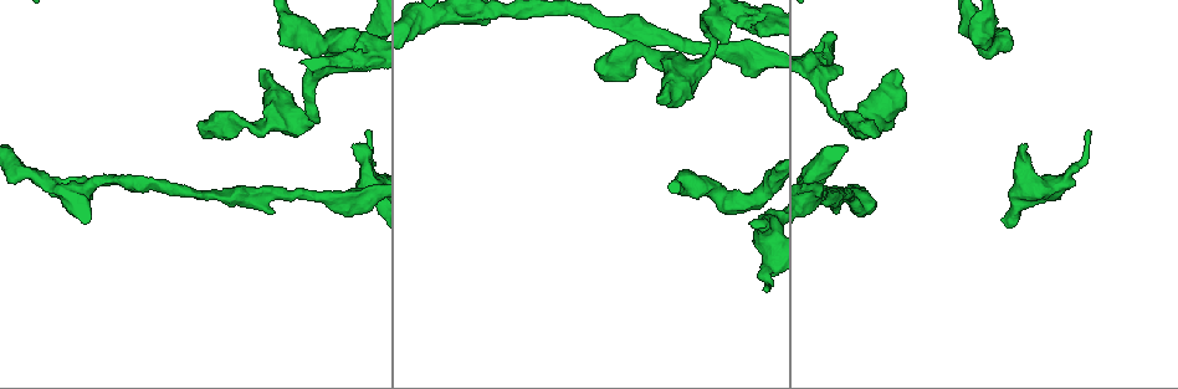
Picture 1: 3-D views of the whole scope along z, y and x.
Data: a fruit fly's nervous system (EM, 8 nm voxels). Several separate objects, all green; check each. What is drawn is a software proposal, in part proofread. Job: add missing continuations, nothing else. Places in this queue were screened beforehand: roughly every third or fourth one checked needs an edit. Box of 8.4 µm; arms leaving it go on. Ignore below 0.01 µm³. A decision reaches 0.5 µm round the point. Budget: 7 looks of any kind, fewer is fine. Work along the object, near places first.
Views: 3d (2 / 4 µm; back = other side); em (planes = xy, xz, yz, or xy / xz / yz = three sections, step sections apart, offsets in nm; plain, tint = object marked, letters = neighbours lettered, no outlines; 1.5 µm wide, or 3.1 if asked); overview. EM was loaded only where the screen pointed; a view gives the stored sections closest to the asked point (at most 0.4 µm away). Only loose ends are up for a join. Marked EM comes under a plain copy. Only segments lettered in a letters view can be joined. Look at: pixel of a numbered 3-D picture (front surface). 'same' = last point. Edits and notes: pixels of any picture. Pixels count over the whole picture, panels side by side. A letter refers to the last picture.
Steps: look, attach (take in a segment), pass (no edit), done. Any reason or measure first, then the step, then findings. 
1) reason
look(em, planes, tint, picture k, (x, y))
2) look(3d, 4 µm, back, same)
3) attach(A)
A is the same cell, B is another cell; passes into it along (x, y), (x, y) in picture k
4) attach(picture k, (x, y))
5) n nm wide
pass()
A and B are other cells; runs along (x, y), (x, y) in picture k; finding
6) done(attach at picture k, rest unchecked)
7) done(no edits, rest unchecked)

branch stops here
look(em, yz, step 4, tint, picture 1, (657, 98))

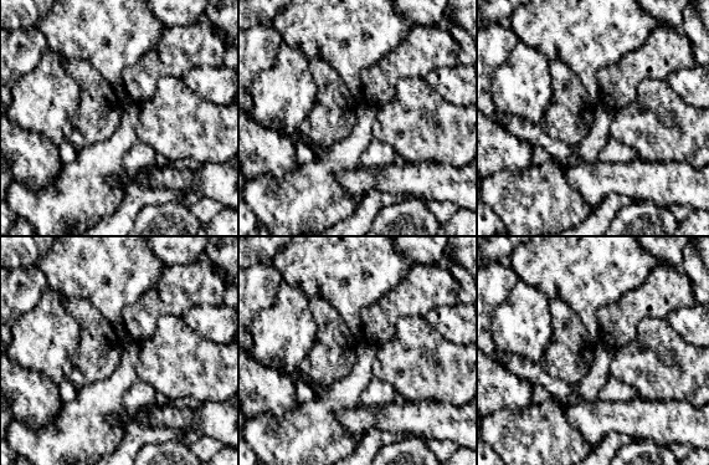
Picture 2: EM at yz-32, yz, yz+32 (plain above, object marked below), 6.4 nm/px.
look(em, planes, letters, same)

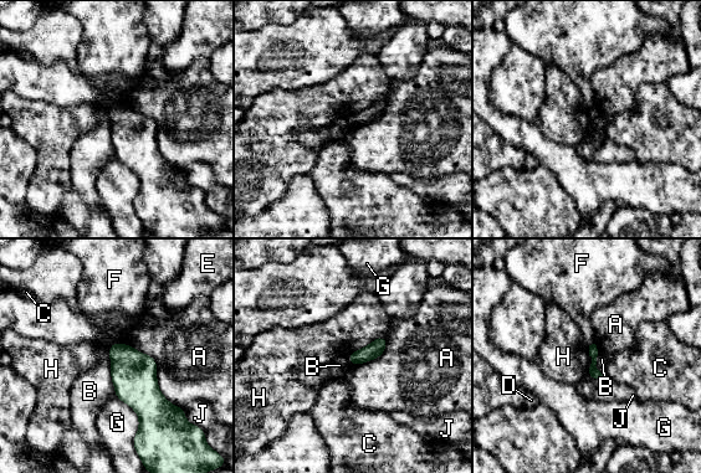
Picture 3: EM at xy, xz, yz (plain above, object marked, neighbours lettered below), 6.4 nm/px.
pass()
A, B, C, D, E, F, G, H and J are other cells; border along (108, 345), (109, 376), (116, 394) in picture 3; none of them fits

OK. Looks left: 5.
branch stops here
look(3d, 4 µm, picture 1, (750, 221))

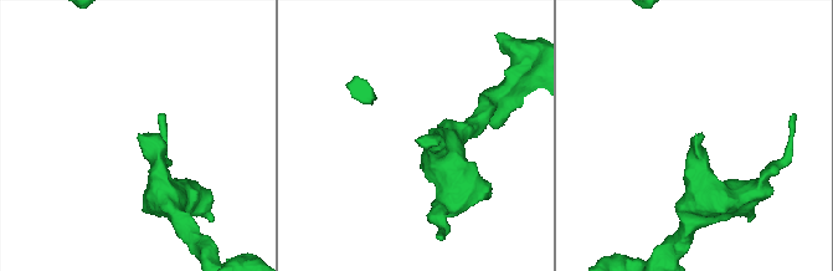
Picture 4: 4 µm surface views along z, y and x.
look(em, planes, letters, picture 4, (138, 137))

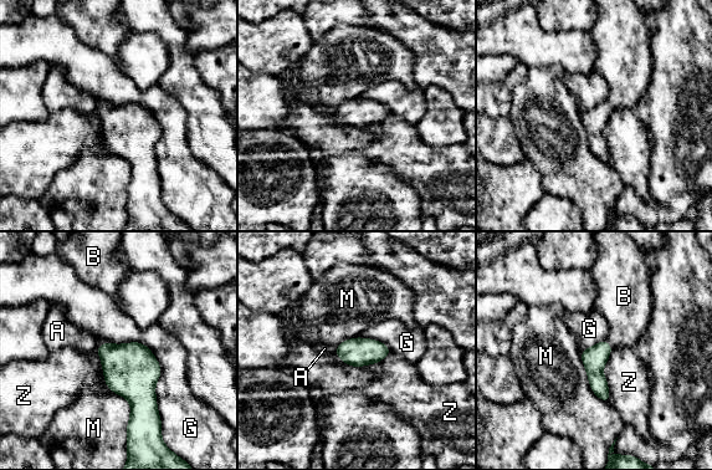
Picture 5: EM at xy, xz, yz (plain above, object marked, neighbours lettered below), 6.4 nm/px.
160 nm wide
attach(B)
B is the same cell, A, G, M and Z are other cells; passes into it along (594, 358), (608, 343), (628, 311) in picture 5; the cell continues

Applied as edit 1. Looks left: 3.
an open end
look(em, planes, letters, picture 1, (762, 35))

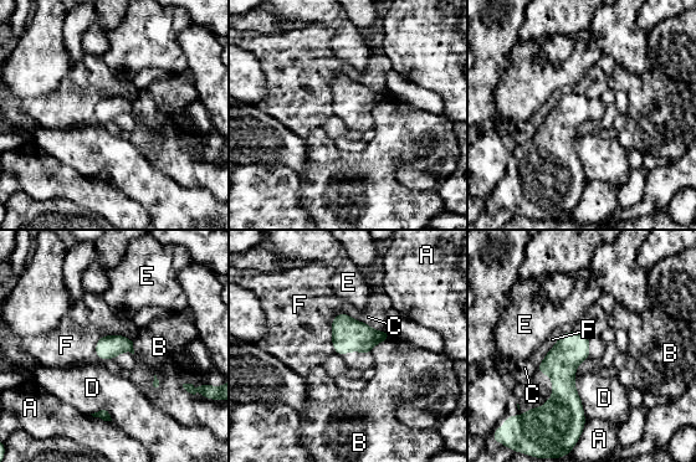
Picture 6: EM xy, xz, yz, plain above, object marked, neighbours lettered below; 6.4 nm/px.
pass()
A, B, C, D, E and F are other cells; none of them fits

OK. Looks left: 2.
done(attach at picture 5, rest unchecked)

